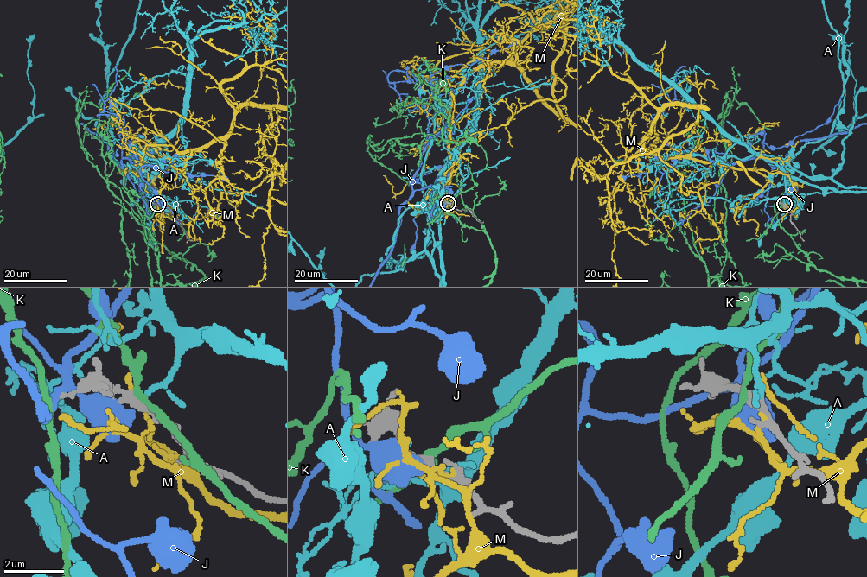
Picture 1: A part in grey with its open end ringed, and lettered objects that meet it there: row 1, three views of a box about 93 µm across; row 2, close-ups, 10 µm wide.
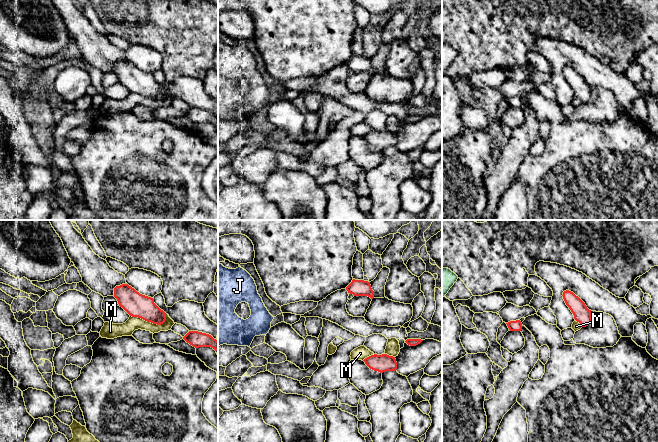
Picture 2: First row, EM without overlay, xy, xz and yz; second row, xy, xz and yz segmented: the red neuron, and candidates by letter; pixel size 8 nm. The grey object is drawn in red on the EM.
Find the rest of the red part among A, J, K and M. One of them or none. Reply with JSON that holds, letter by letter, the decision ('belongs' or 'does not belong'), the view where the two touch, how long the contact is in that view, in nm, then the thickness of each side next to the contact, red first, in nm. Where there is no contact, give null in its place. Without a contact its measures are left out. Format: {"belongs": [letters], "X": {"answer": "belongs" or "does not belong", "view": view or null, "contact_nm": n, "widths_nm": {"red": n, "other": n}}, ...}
{"belongs": ["A"], "A": {"answer": "belongs", "view": null}, "J": {"answer": "does not belong", "view": null}, "K": {"answer": "does not belong", "view": null}, "M": {"answer": "does not belong", "view": "xy", "contact_nm": 300, "widths_nm": {"red": 190, "other": 110}}}

